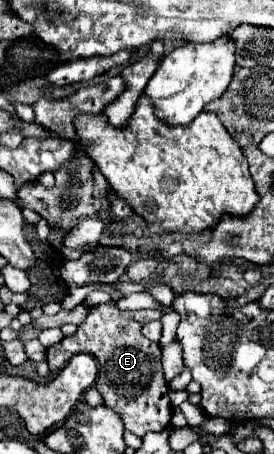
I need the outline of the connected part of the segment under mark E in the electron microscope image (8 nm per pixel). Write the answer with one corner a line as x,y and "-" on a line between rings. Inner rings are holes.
114,302
98,304
84,322
78,324
78,330
72,336
62,338
46,350
46,362
52,372
60,372
72,356
82,352
98,360
96,388
102,394
104,404
122,416
126,430
142,438
148,432
162,432
170,426
172,402
168,398
168,382
162,376
160,346
144,338
140,322
126,318

